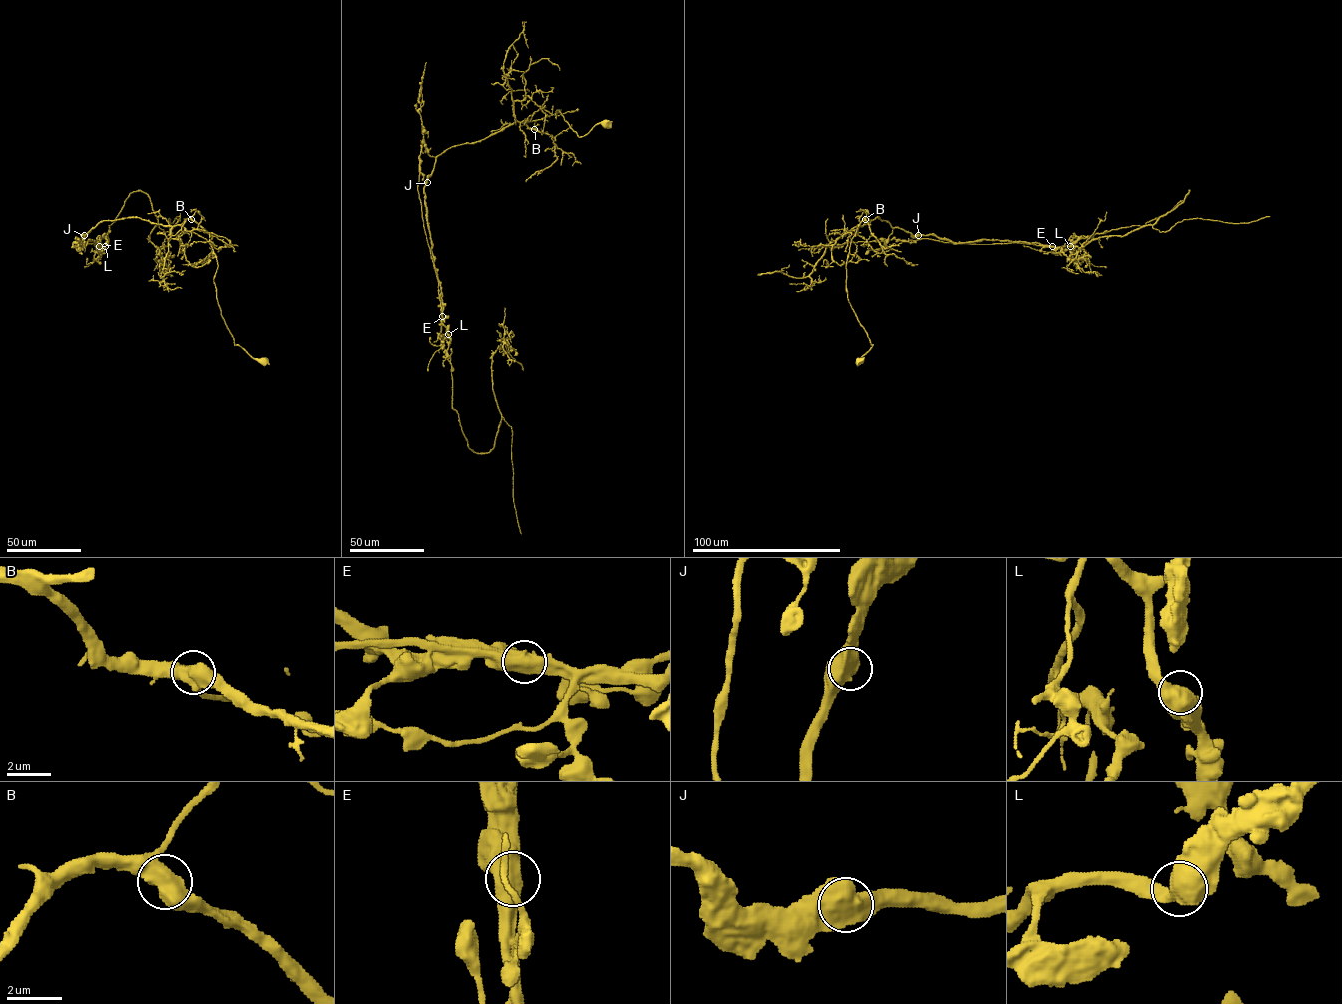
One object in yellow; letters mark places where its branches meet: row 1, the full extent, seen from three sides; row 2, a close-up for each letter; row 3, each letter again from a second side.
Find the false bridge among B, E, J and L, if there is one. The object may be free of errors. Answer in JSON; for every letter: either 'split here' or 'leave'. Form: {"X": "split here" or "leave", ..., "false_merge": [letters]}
{"B": "leave", "E": "split here", "J": "leave", "L": "leave", "false_merge": ["E"]}

